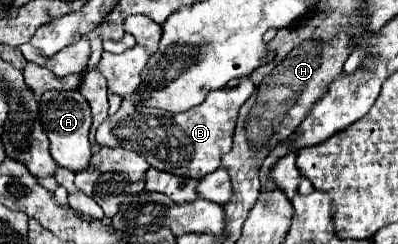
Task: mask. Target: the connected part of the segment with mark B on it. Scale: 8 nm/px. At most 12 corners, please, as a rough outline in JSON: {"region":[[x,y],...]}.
{"region":[[245,79],[185,113],[139,107],[99,125],[101,147],[199,179],[231,151]]}

